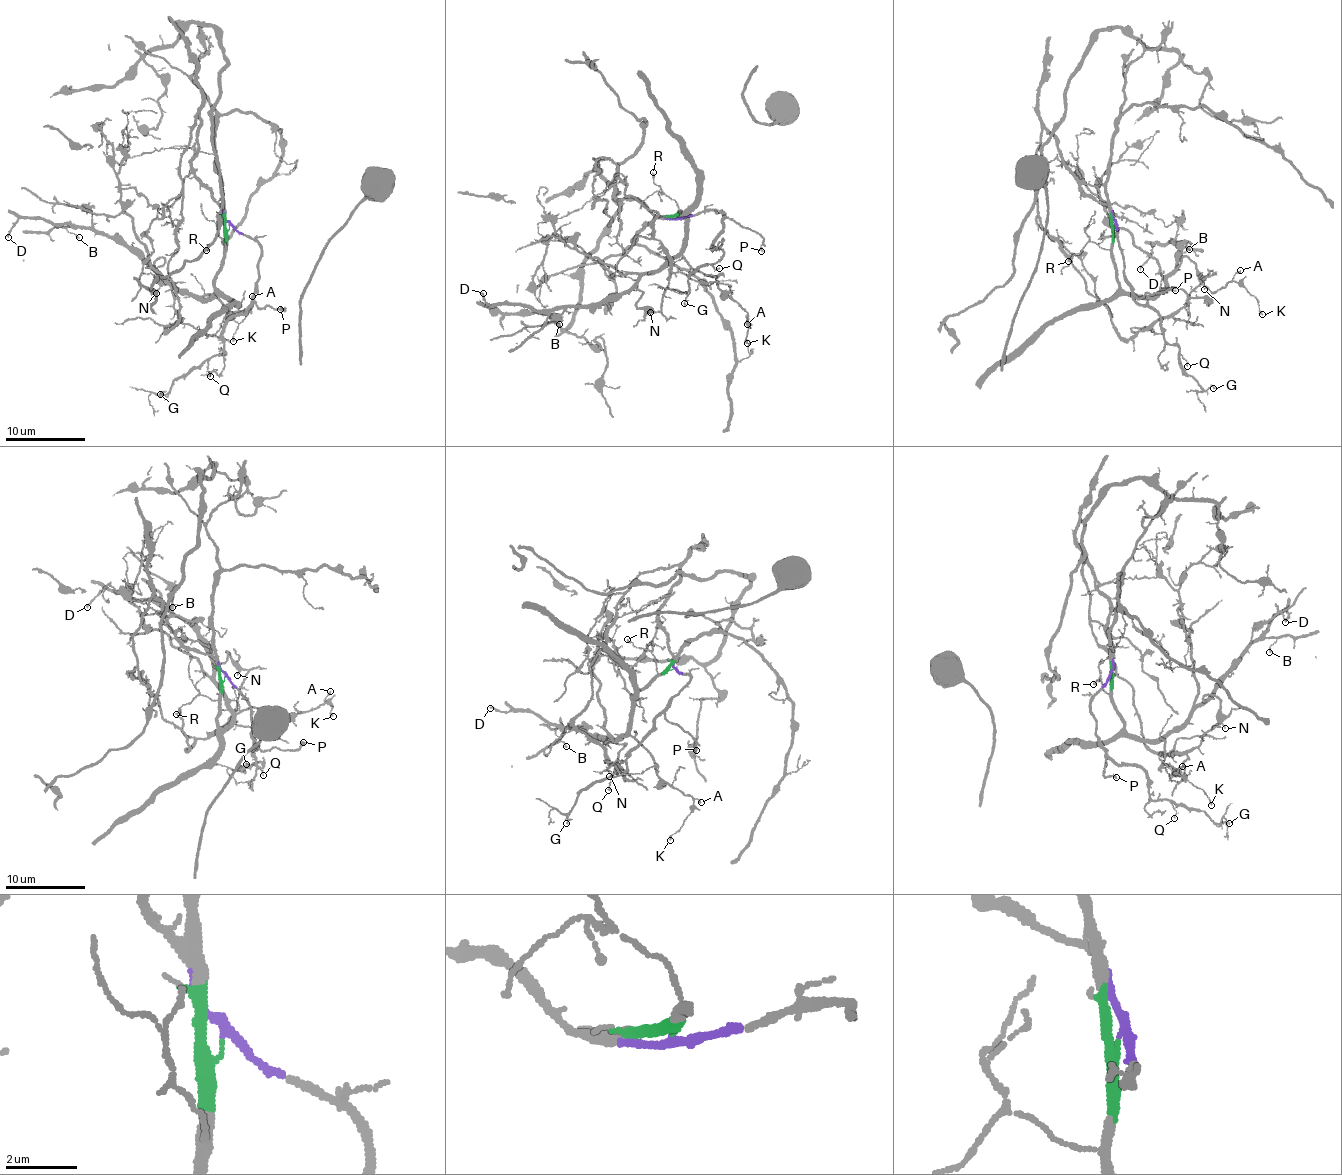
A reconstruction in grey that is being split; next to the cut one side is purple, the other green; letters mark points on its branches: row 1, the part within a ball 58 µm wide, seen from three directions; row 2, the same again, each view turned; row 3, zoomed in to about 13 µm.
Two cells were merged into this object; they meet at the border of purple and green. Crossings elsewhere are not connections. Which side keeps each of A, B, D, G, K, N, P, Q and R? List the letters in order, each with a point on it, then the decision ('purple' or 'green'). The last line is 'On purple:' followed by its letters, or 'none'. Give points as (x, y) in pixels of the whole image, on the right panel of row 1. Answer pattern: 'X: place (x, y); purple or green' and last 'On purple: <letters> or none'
A: place (1240, 270); green
B: place (1189, 249); green
D: place (1140, 269); green
G: place (1213, 388); purple
K: place (1262, 314); green
N: place (1204, 289); green
P: place (1175, 290); purple
Q: place (1187, 366); purple
R: place (1068, 261); green
On purple: G, P, Q

